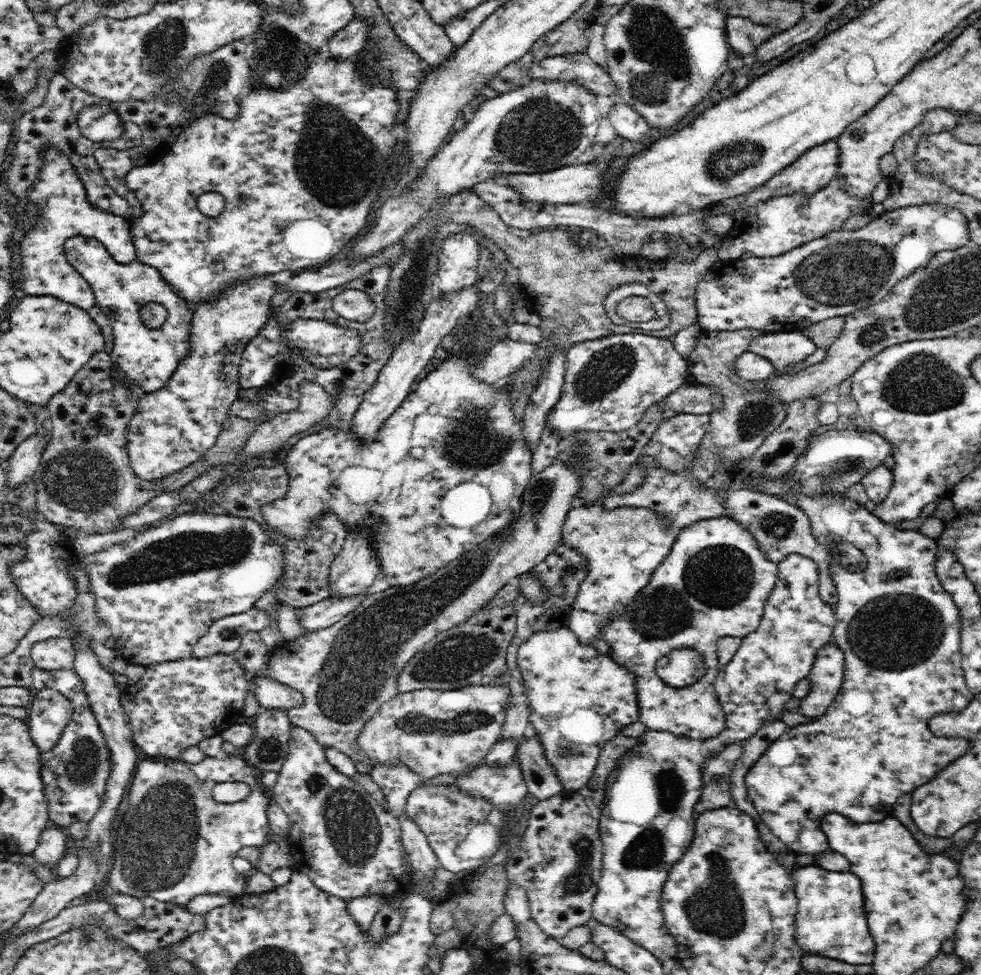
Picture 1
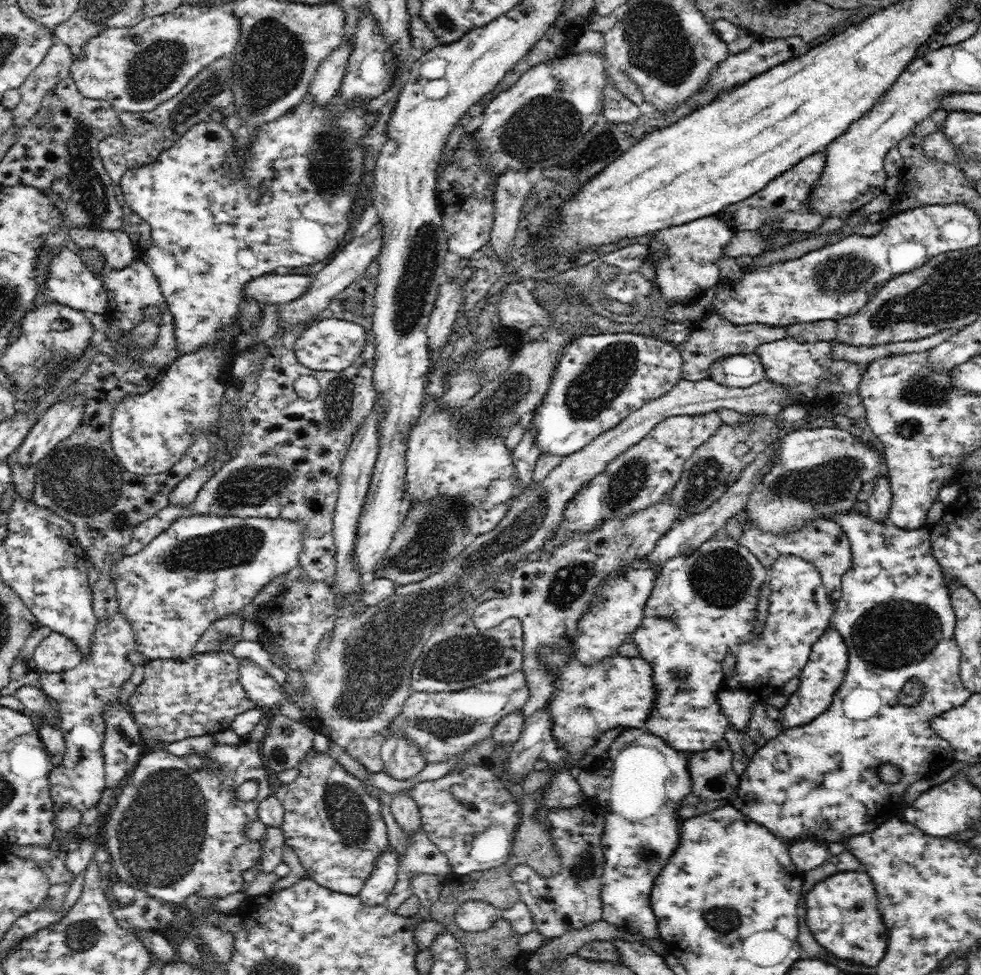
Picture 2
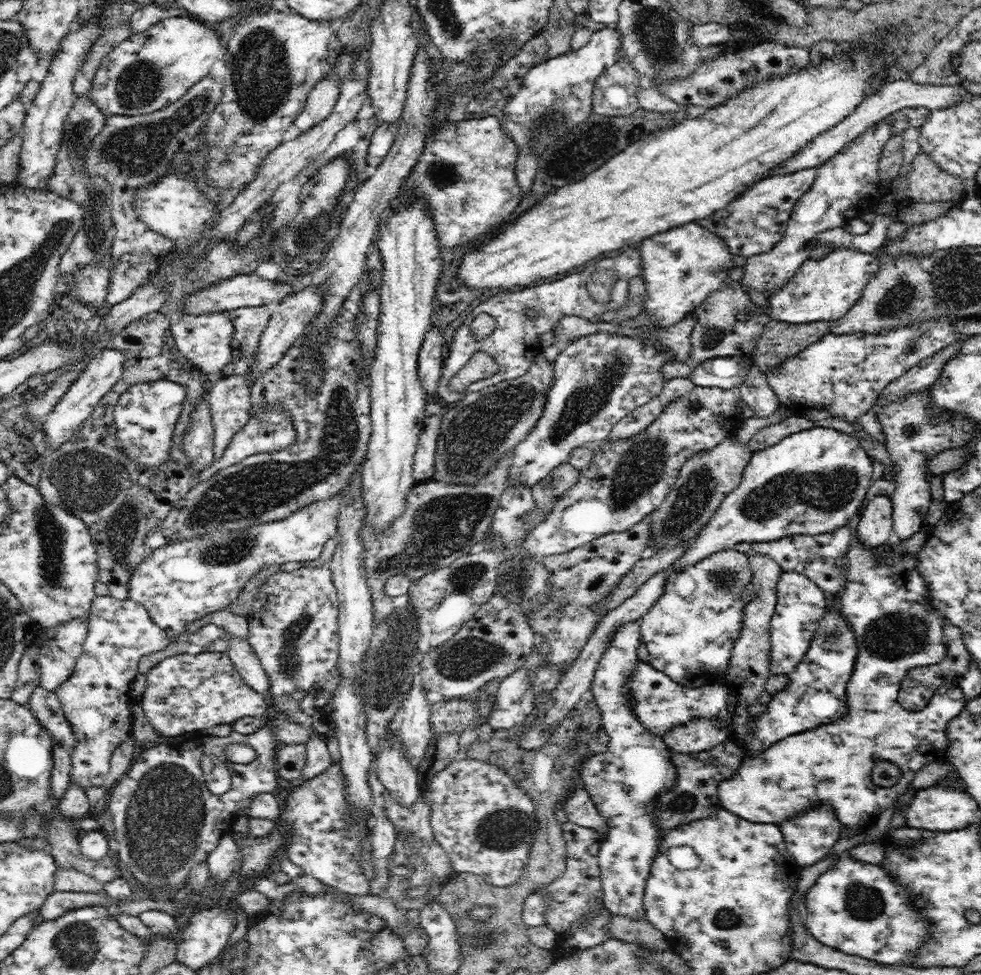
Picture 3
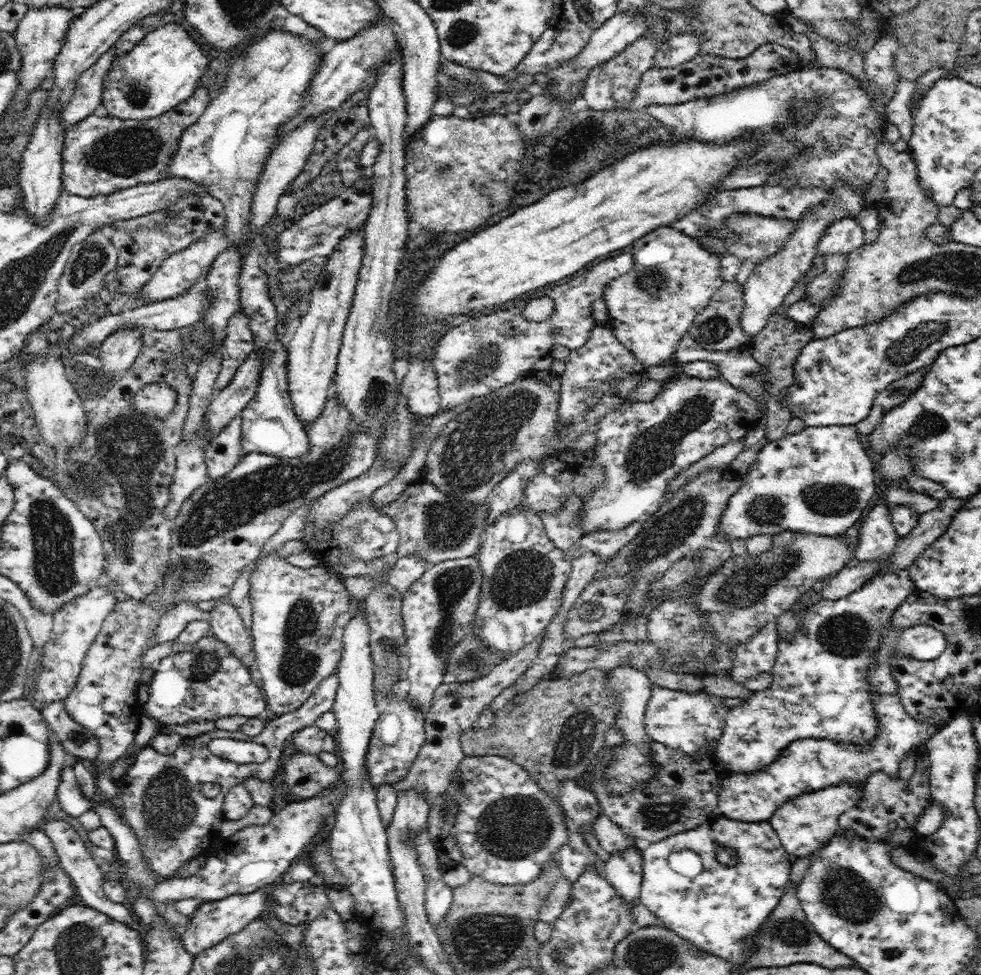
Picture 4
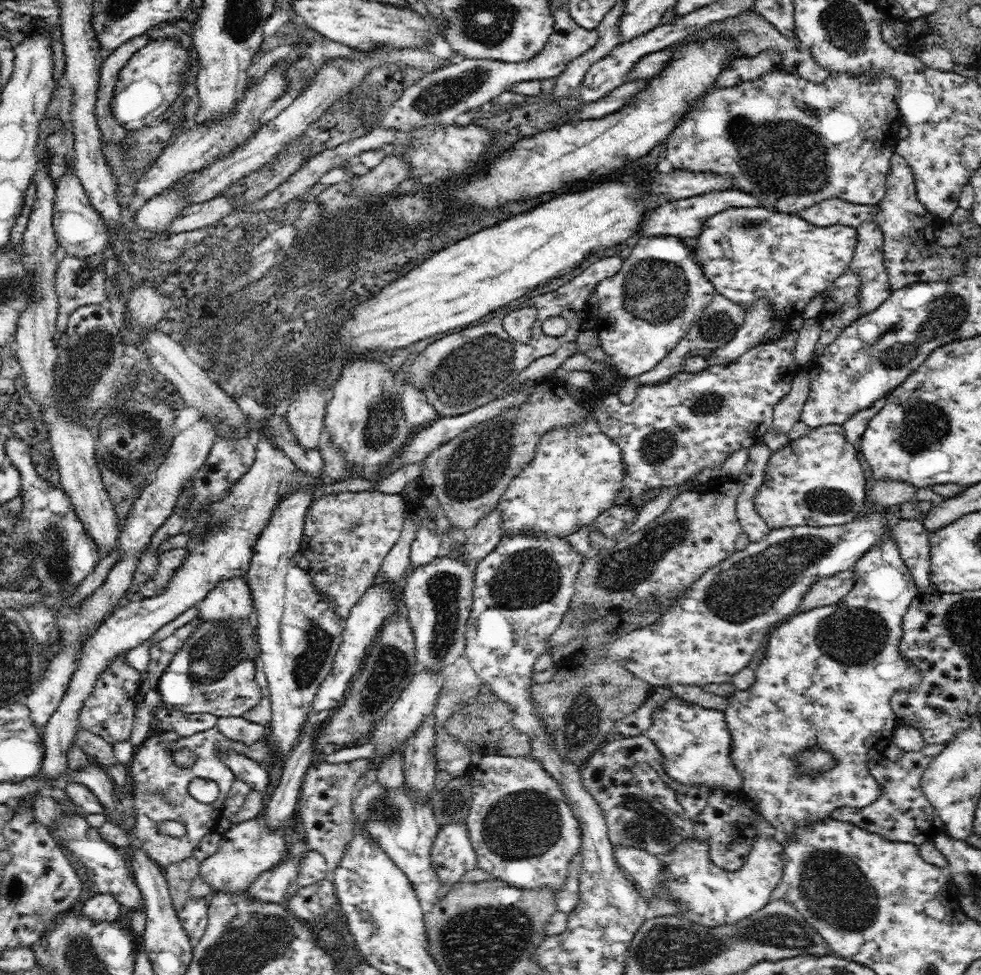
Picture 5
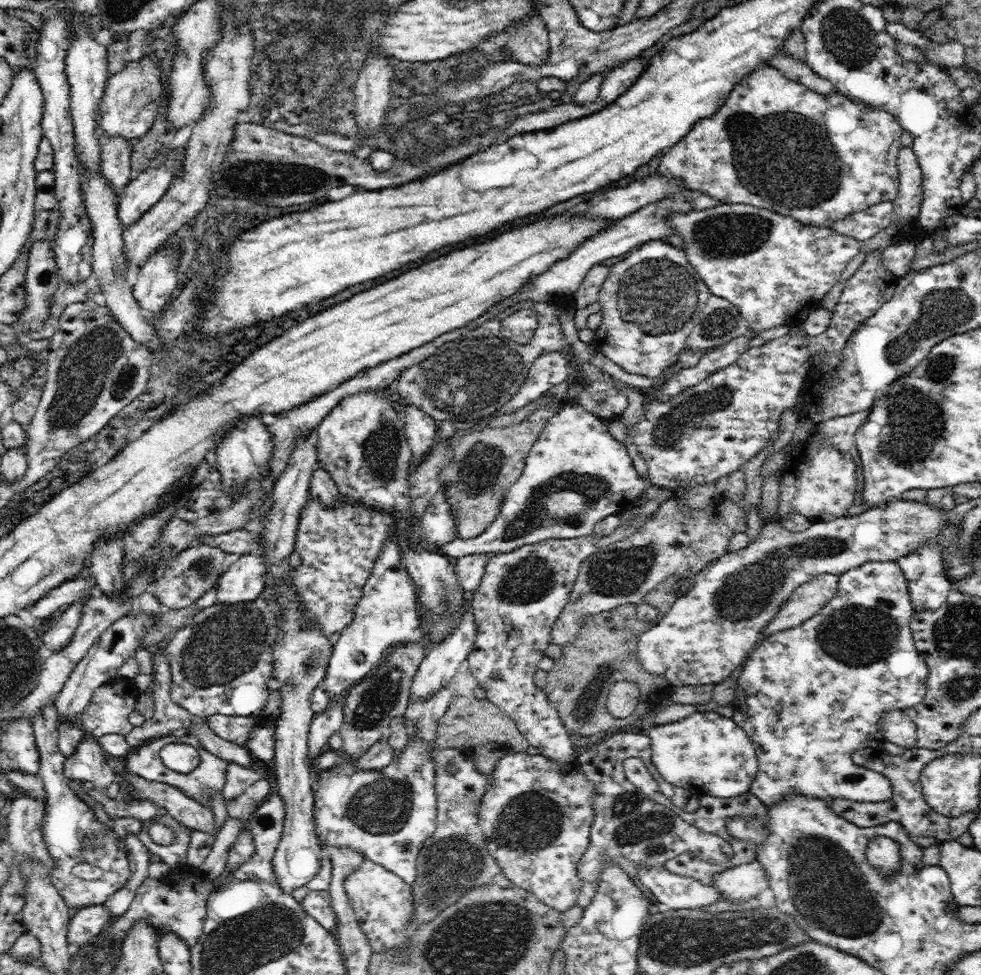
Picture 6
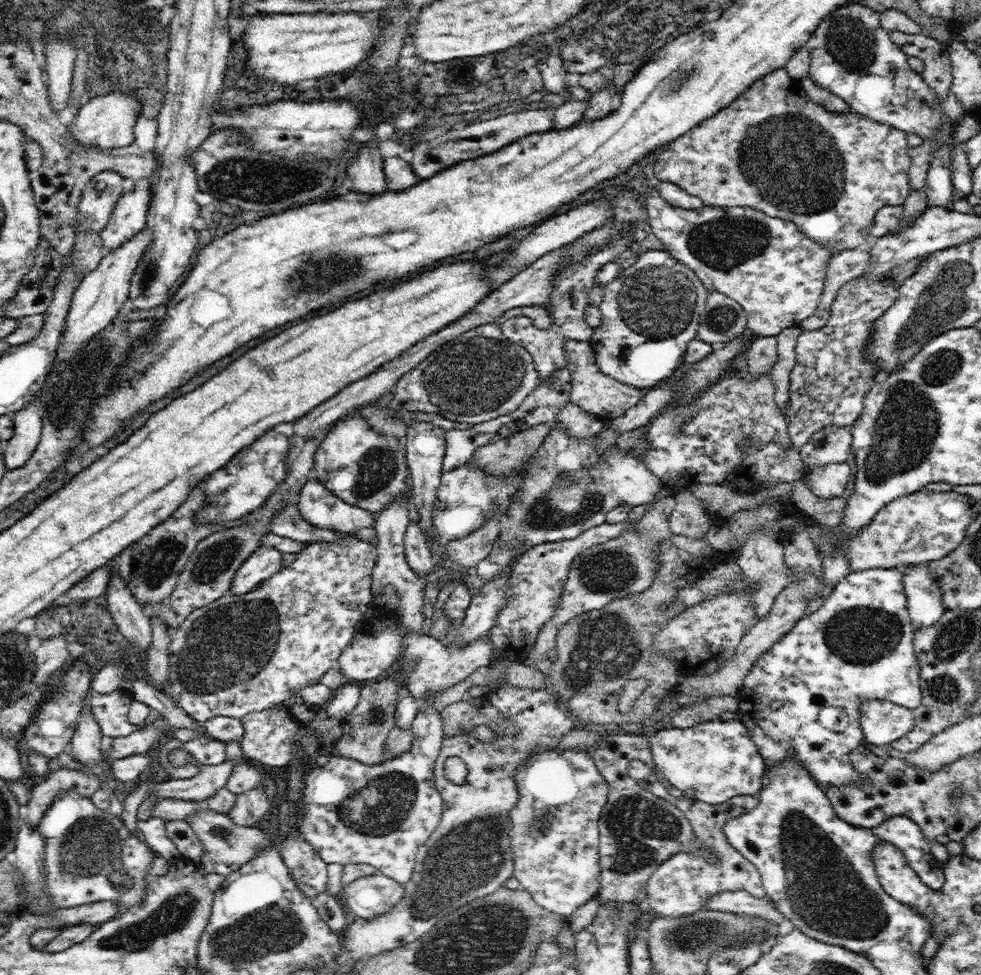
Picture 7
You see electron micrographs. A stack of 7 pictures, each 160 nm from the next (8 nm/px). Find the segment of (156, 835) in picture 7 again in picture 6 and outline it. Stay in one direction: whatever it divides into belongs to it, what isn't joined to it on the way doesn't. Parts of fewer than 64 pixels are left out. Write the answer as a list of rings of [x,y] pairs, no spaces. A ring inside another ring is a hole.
[[[164,813],[159,814],[155,818],[142,821],[141,830],[137,834],[140,841],[144,843],[145,847],[148,847],[151,854],[158,855],[163,862],[166,862],[171,867],[178,867],[187,862],[187,850],[191,832],[190,828],[184,827],[169,814]],[[156,823],[166,825],[173,830],[176,838],[171,844],[160,845],[152,841],[150,835],[148,835],[148,830]]]

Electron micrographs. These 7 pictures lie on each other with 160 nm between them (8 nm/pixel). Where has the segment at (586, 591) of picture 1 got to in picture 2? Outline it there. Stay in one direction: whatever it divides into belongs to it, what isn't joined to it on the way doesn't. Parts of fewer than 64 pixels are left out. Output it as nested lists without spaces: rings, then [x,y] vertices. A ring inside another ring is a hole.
[[[647,556],[626,564],[624,570],[620,568],[612,574],[606,574],[604,580],[600,580],[600,584],[594,588],[594,598],[588,610],[576,622],[576,638],[573,640],[575,658],[592,666],[606,656],[618,655],[618,648],[630,641],[630,634],[642,624],[643,608],[652,594],[657,576],[657,570],[647,564]]]

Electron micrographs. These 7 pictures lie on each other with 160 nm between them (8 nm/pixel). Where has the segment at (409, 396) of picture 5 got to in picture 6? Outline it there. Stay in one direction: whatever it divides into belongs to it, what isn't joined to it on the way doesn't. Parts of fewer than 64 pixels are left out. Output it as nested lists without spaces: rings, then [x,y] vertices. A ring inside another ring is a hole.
[[[408,405],[404,410],[405,433],[413,454],[413,470],[416,470],[429,456],[432,446],[436,446],[434,436],[439,422],[414,405]]]

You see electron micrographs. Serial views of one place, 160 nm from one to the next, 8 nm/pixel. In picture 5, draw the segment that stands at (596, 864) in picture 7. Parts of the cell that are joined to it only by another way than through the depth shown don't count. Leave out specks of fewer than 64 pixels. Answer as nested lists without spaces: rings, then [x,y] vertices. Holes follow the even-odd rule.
[[[487,755],[482,758],[482,762],[475,766],[470,767],[470,770],[466,774],[472,775],[471,778],[471,791],[472,791],[472,805],[468,814],[466,827],[468,827],[468,837],[470,837],[470,843],[476,853],[476,866],[482,868],[486,872],[494,875],[496,880],[503,884],[510,885],[514,888],[532,889],[537,887],[548,887],[552,889],[554,893],[562,891],[564,884],[568,877],[568,866],[575,855],[579,854],[580,844],[580,824],[576,819],[576,816],[569,808],[569,800],[566,799],[564,791],[562,791],[560,782],[557,782],[552,776],[548,775],[548,772],[544,770],[541,762],[531,756],[501,756],[501,755]]]

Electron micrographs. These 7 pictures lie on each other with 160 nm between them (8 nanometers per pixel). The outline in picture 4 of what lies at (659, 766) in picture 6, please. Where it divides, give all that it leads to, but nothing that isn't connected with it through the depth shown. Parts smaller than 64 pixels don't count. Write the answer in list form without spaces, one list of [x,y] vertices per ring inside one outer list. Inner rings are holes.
[[[654,684],[651,689],[643,720],[650,739],[690,757],[701,758],[715,755],[715,749],[726,722],[725,716],[729,711],[729,708],[722,703],[723,699],[704,690],[688,693],[658,687]]]

